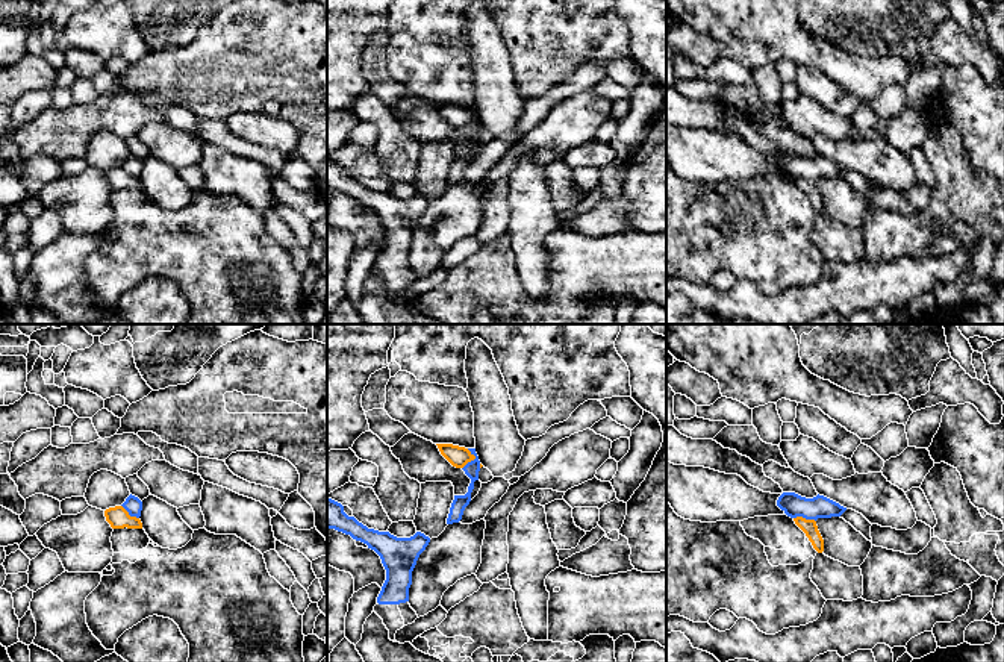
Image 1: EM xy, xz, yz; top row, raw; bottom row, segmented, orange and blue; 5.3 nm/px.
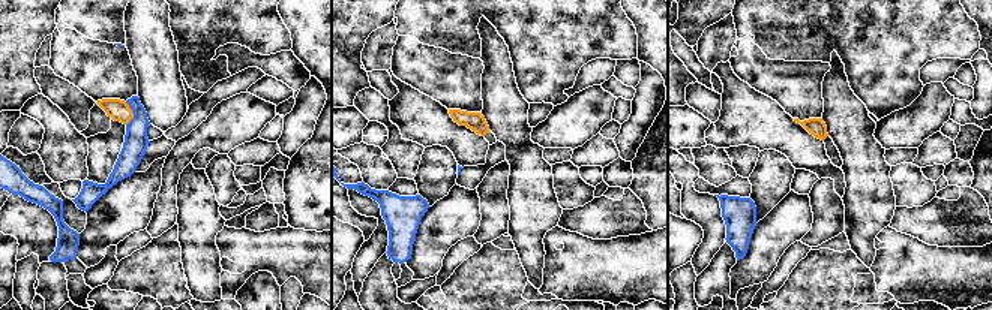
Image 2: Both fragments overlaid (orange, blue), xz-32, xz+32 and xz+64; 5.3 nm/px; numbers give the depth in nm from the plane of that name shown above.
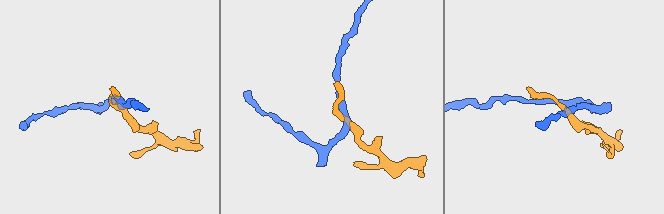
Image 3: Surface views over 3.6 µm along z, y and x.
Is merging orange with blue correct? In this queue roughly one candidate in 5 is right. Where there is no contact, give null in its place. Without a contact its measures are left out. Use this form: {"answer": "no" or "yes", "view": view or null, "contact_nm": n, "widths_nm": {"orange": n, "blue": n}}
{"answer": "no", "view": "xz", "contact_nm": 120, "widths_nm": {"orange": 110, "blue": 80}}

